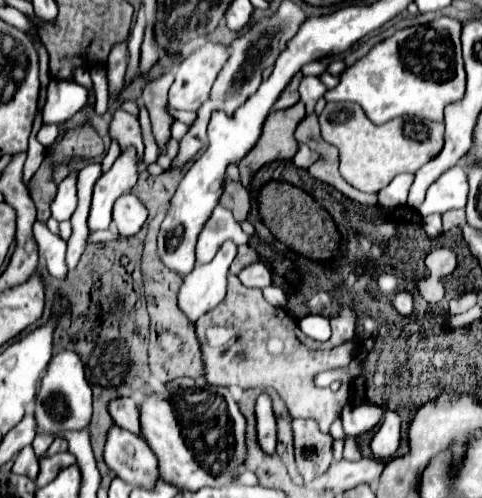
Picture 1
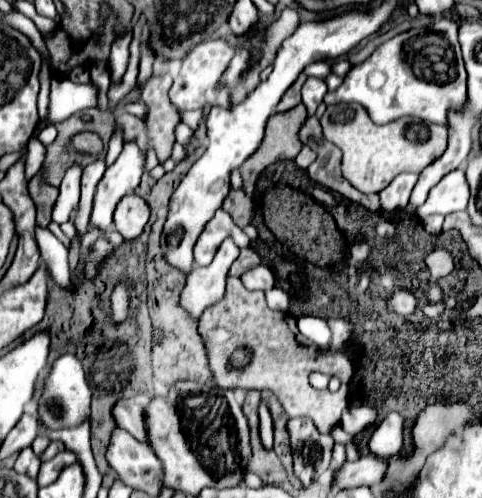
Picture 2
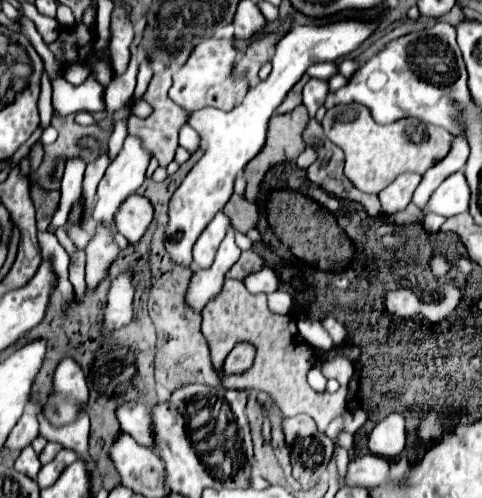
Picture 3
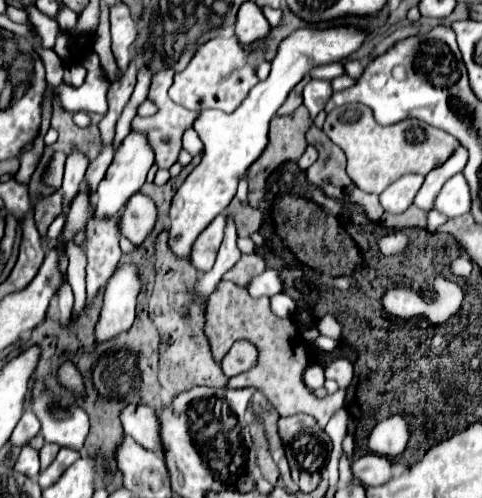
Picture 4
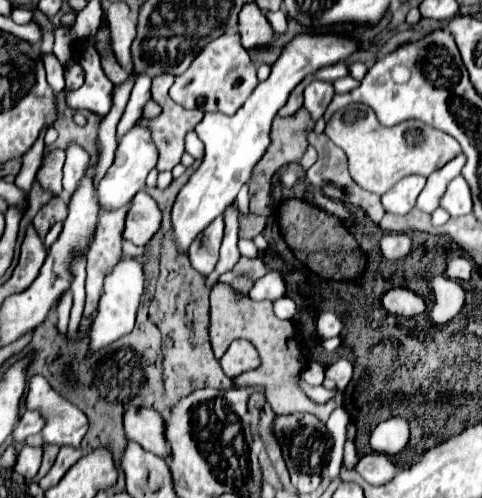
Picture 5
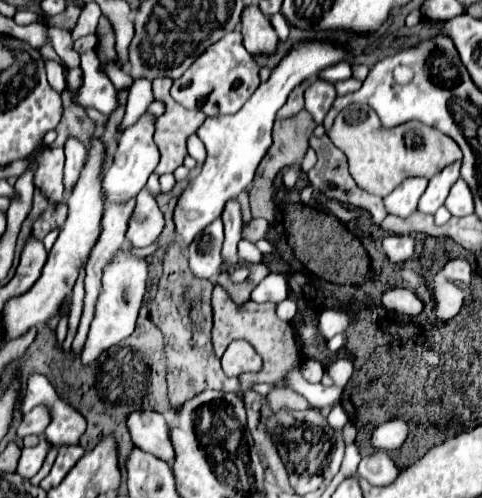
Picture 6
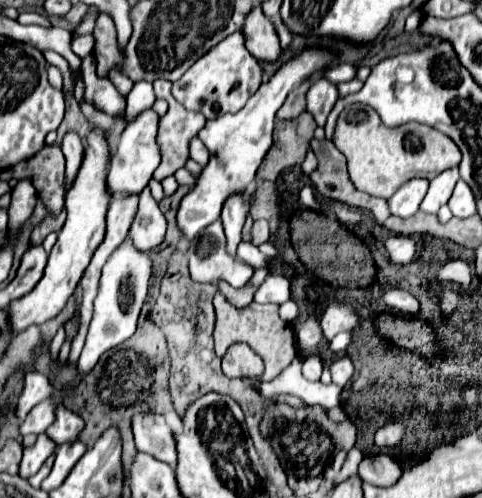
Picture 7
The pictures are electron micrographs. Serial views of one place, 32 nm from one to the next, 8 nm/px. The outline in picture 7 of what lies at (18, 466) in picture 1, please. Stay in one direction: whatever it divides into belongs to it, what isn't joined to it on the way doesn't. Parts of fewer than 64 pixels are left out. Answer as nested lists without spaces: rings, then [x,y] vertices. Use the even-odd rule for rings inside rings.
[[[40,434],[34,446],[24,448],[24,456],[20,462],[20,476],[22,478],[34,476],[40,470],[40,466],[44,464],[44,460],[54,452],[54,448],[56,444],[52,444],[52,440],[48,440],[46,434]]]

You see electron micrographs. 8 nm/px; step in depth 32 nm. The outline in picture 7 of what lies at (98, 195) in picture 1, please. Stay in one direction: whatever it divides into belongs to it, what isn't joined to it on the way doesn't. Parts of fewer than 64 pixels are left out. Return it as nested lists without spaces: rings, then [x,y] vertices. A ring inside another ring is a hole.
[[[144,110],[132,124],[126,126],[126,130],[120,136],[120,142],[116,146],[116,152],[112,156],[108,174],[106,174],[106,188],[112,196],[116,194],[140,194],[142,188],[148,184],[152,178],[156,166],[160,164],[160,148],[156,144],[156,124],[158,124],[158,114],[154,110]]]

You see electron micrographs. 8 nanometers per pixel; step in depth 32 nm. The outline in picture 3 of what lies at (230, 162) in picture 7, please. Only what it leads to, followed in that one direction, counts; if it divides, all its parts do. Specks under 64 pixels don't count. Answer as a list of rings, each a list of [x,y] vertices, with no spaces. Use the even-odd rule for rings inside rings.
[[[384,12],[376,16],[374,20],[362,20],[362,18],[344,18],[338,22],[322,24],[322,26],[296,26],[284,40],[280,40],[274,60],[272,60],[272,72],[270,76],[254,86],[242,104],[238,104],[234,110],[224,112],[218,108],[204,108],[190,114],[190,126],[204,138],[206,152],[204,156],[194,164],[194,168],[186,174],[174,196],[170,198],[170,220],[166,224],[166,238],[164,248],[174,264],[180,264],[184,268],[190,268],[192,264],[192,246],[198,240],[200,232],[206,228],[206,224],[212,220],[216,212],[224,208],[228,198],[234,192],[234,176],[244,170],[244,164],[260,152],[264,146],[264,136],[268,128],[268,120],[272,118],[274,110],[280,106],[288,90],[300,80],[300,76],[308,70],[308,66],[316,62],[336,62],[340,56],[348,56],[352,50],[356,50],[382,22]]]

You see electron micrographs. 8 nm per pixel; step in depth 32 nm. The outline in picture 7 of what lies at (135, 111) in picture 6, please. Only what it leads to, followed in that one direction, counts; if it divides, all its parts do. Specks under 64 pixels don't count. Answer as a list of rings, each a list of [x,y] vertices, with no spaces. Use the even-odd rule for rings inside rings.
[[[146,80],[134,82],[134,88],[130,90],[130,94],[126,96],[126,122],[130,124],[134,120],[134,116],[138,116],[138,112],[148,110],[154,104],[154,90],[152,84]]]

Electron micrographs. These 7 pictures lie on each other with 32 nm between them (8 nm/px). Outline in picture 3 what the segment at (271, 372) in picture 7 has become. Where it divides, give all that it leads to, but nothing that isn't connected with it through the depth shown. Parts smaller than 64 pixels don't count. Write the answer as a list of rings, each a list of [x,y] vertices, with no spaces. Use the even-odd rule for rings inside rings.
[[[226,280],[224,292],[216,300],[212,300],[208,308],[204,308],[200,330],[208,342],[212,366],[220,374],[220,384],[224,388],[268,392],[280,406],[284,416],[308,414],[310,418],[314,418],[320,432],[324,432],[326,426],[344,412],[348,382],[352,378],[350,360],[338,354],[320,358],[320,354],[314,352],[314,348],[300,336],[292,316],[274,314],[266,304],[266,296],[250,294],[240,280]],[[238,342],[250,342],[256,348],[254,364],[242,374],[224,374],[224,356],[228,356]],[[312,368],[326,372],[326,376],[334,376],[340,382],[340,390],[334,394],[312,390],[306,382],[306,374]]]

